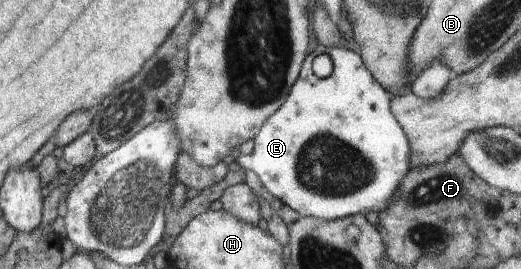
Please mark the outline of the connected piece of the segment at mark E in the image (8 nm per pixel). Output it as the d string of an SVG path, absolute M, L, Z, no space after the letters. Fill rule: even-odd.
M315 43L313 52L309 53L307 59L304 60L304 68L300 72L300 76L296 80L292 90L283 106L273 114L265 123L262 124L260 131L254 140L254 149L250 155L236 153L233 157L237 164L245 170L251 169L261 180L261 184L273 194L277 200L289 208L293 208L295 212L299 212L301 217L315 217L321 220L335 220L346 216L362 214L364 217L369 211L379 212L386 207L386 202L392 197L397 185L401 182L405 173L412 168L411 166L411 148L408 143L407 134L404 132L403 126L392 115L390 99L393 94L381 86L375 77L368 71L368 67L360 56L360 53L347 47L325 46L321 43ZM319 54L327 54L333 62L333 72L330 76L322 79L313 73L312 62Z

